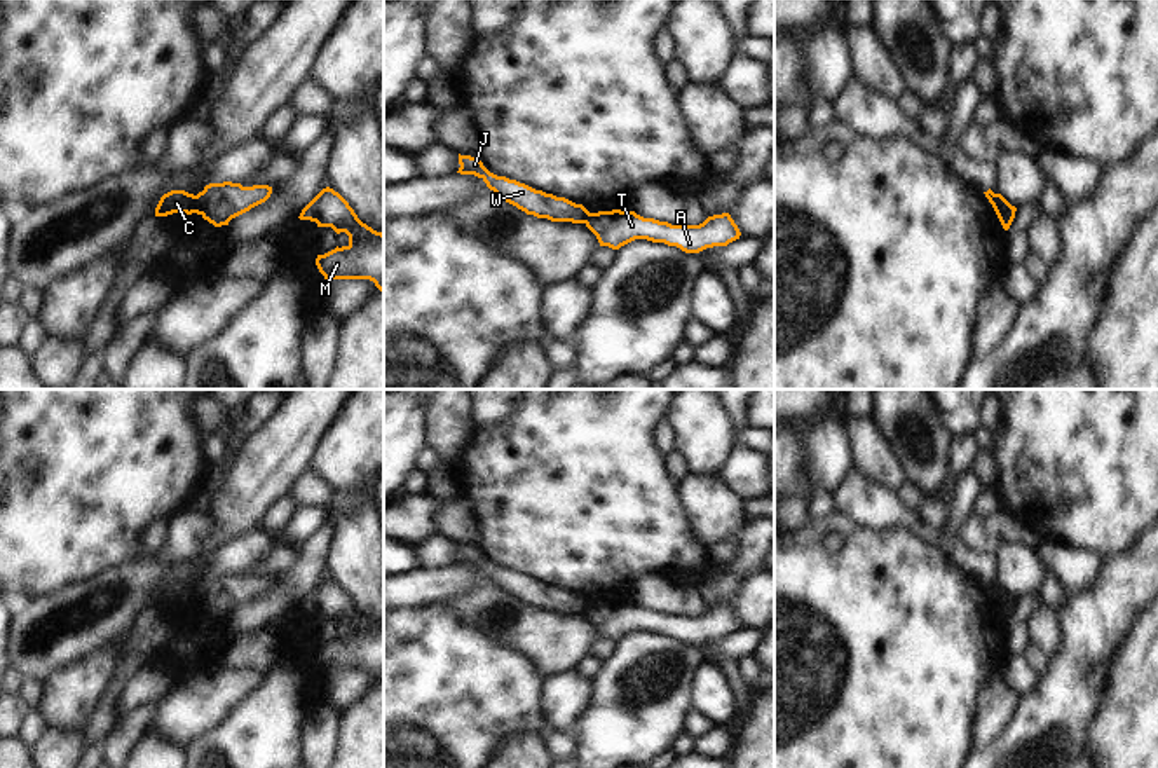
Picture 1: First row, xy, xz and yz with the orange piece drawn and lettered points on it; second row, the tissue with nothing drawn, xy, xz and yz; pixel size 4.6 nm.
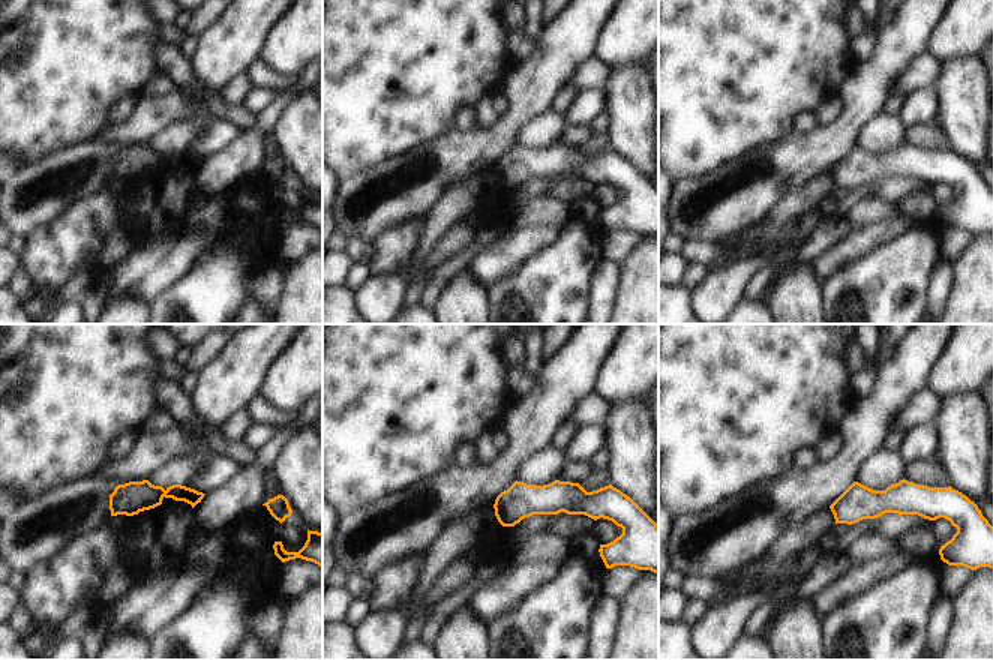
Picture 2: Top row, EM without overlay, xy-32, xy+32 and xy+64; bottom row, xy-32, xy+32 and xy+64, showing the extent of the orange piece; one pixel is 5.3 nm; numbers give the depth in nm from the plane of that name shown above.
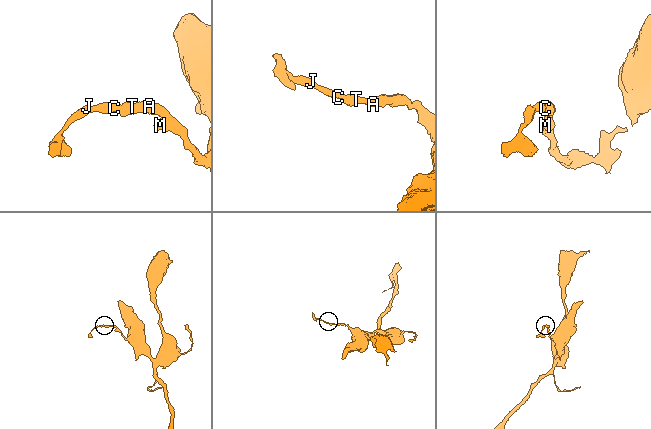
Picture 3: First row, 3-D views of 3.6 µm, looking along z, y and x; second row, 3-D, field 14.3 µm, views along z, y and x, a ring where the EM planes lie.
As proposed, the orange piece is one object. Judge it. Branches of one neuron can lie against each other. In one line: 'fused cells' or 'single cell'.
fused cells

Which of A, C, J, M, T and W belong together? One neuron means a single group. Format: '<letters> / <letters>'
A M T / C J W

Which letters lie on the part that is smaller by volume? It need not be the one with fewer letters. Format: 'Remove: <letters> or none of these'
Remove: C, J, W.

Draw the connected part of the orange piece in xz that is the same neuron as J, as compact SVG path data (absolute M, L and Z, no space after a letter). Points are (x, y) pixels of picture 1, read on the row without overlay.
M459 545L460 566L474 566L481 569L490 581L501 590L537 609L551 613L584 614L589 602L582 595L576 595L565 588L556 588L542 581L535 581L516 571L490 564L478 548Z

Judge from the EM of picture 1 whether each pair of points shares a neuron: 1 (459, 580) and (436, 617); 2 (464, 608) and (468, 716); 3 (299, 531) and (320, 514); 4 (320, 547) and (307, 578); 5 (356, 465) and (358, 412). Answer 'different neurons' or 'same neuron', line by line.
1: different neurons
2: different neurons
3: same neuron
4: same neuron
5: same neuron

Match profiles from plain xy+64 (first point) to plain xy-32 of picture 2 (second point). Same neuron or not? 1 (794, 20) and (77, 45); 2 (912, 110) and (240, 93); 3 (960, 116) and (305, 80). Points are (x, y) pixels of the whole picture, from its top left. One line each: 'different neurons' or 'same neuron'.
1: same neuron
2: different neurons
3: different neurons

